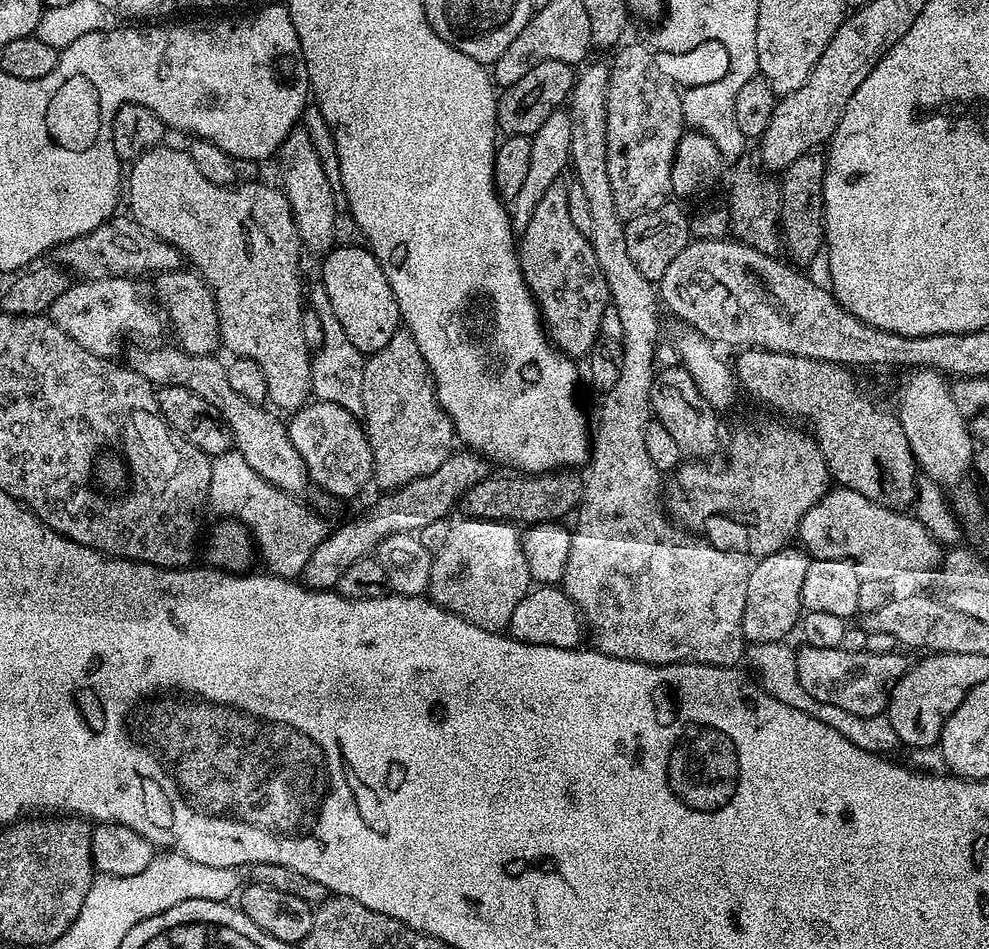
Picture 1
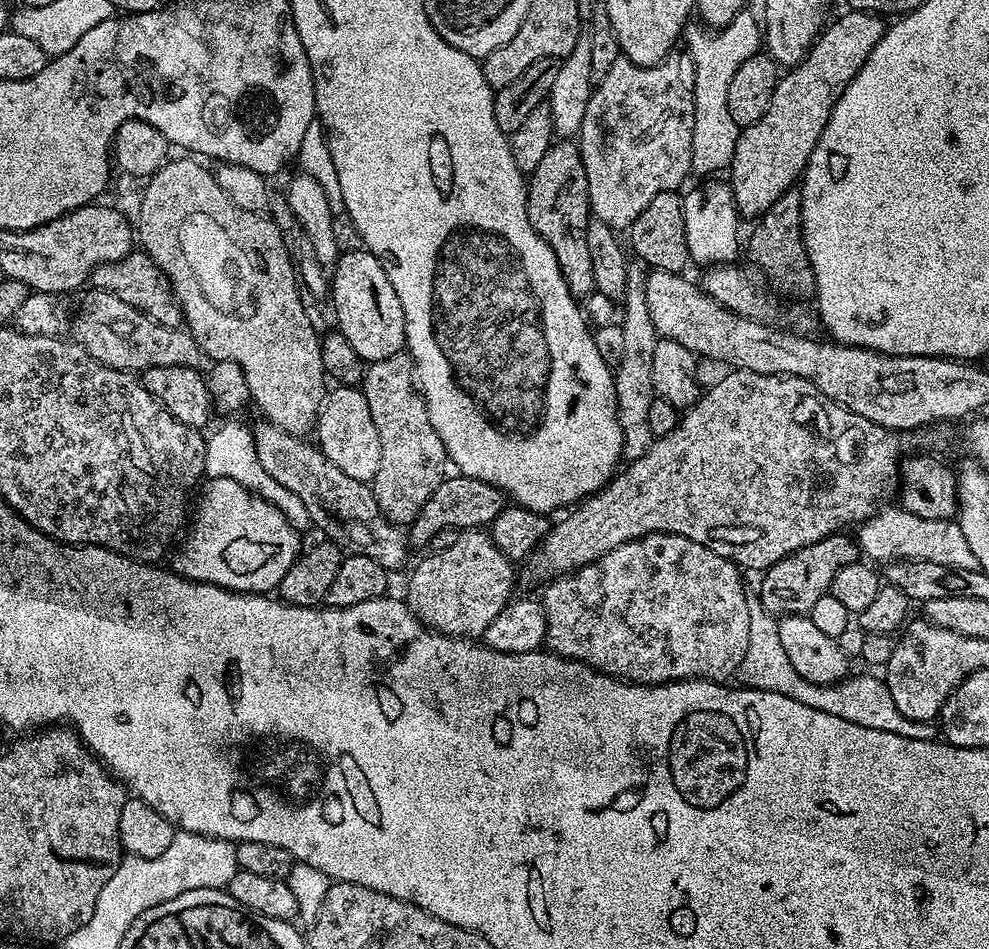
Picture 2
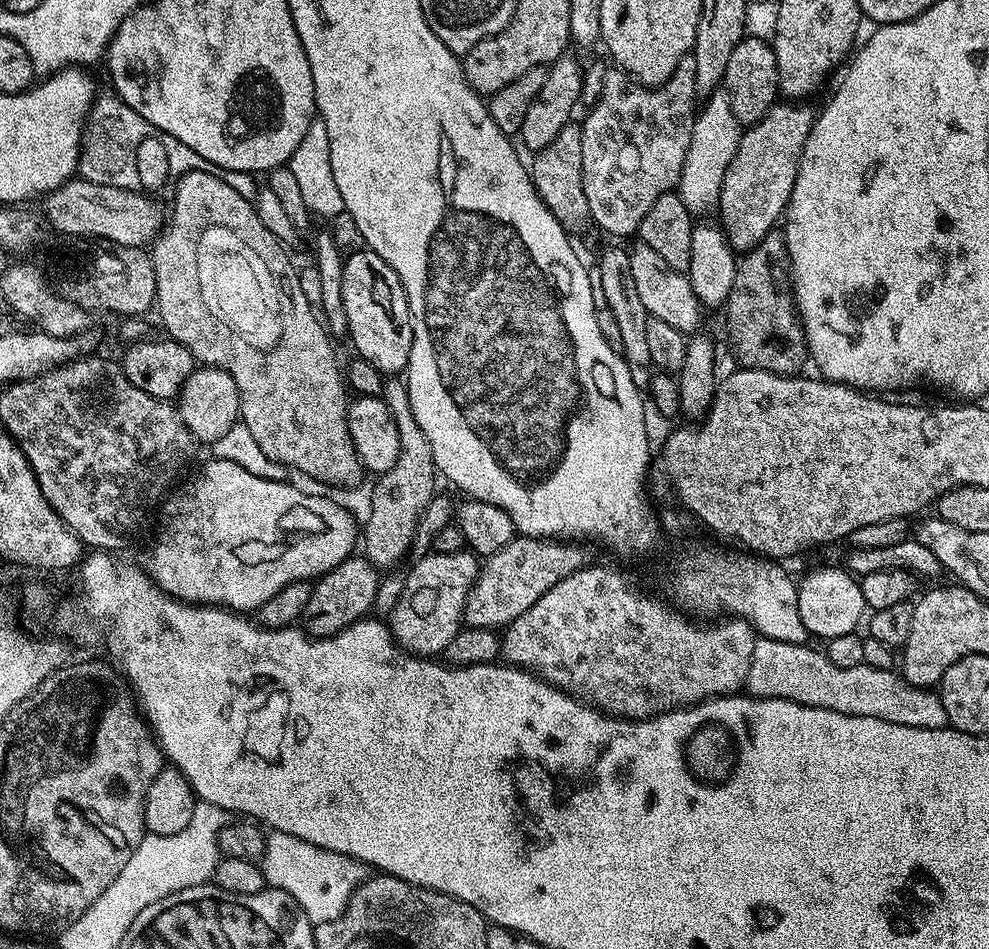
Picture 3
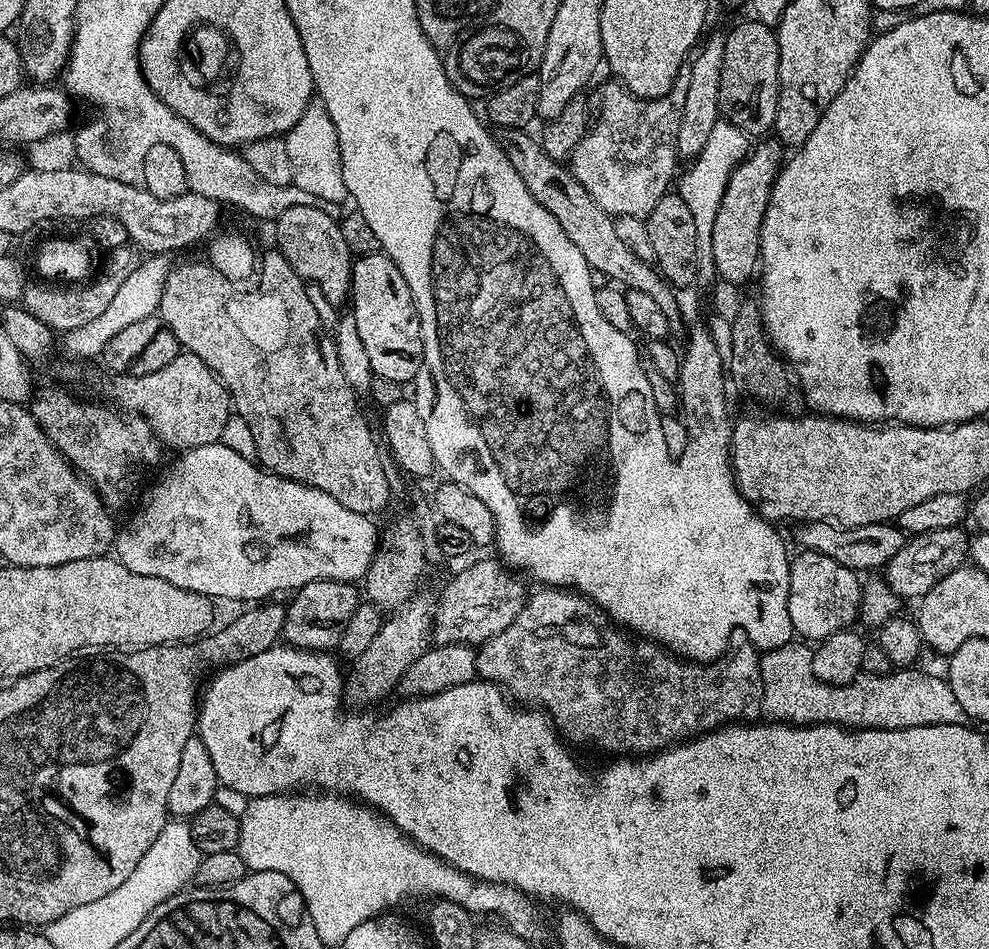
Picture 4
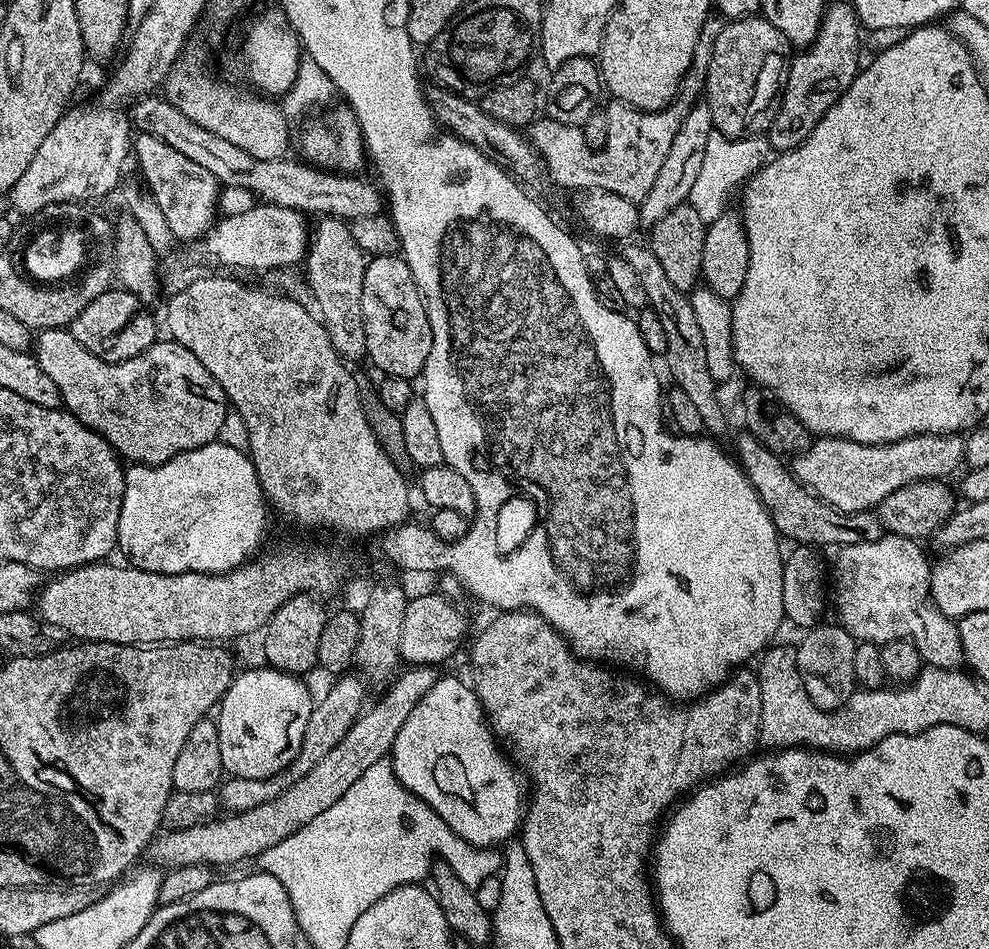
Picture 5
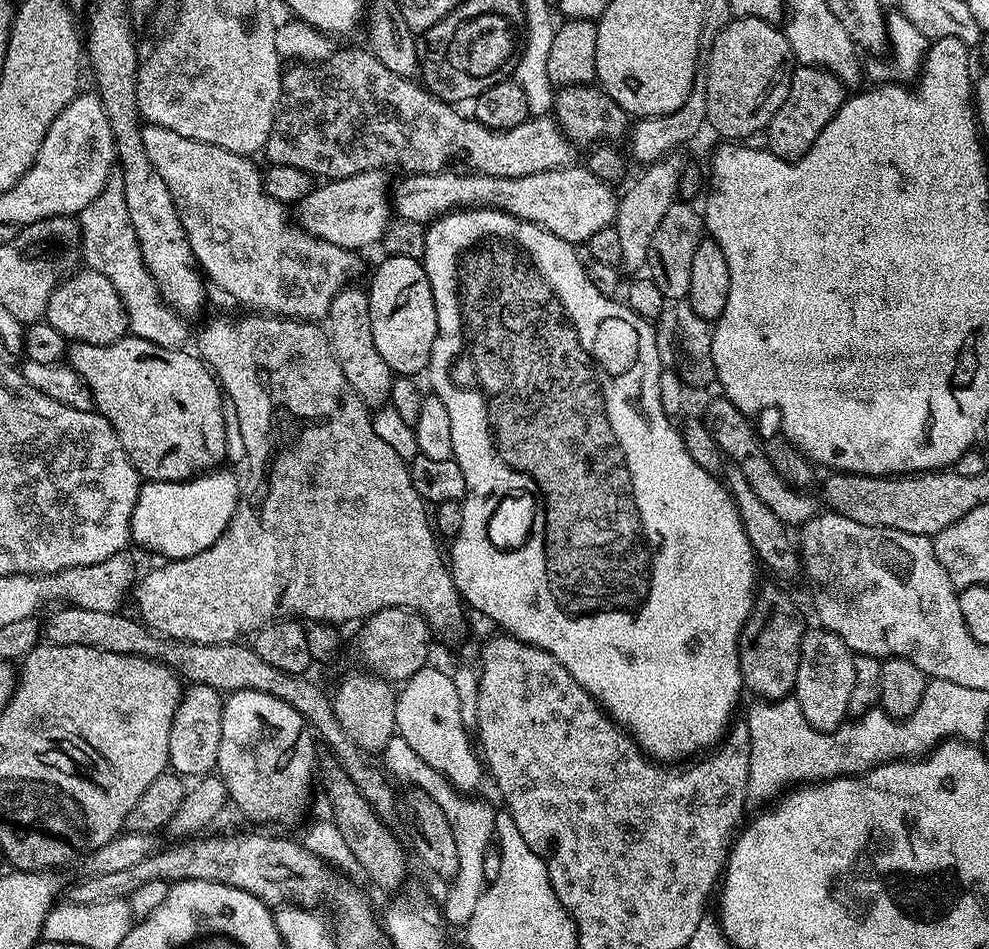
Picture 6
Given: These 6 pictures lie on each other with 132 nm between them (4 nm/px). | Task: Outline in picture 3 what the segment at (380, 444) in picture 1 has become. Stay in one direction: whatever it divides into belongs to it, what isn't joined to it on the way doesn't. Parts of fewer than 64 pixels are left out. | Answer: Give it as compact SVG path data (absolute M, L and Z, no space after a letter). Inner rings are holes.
M400 378L385 379L382 399L397 424L398 442L401 443L401 448L397 462L391 470L377 479L380 481L372 492L372 509L368 512L368 521L365 524L363 521L362 524L362 552L374 567L392 570L408 551L410 553L413 551L416 533L420 526L420 516L438 492L436 488L438 473L434 454L430 450L430 442L426 442L426 434L422 434L422 426L414 422L414 410L410 410L407 383Z

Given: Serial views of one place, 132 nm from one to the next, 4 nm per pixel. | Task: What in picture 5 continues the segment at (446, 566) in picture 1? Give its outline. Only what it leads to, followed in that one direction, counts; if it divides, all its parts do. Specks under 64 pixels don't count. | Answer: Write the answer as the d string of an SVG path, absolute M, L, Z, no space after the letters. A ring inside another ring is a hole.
M344 674L333 679L336 681L333 682L332 689L317 704L315 701L311 705L302 746L296 757L290 762L290 766L286 766L281 772L265 780L233 776L223 781L222 804L229 813L254 810L254 806L274 802L280 794L290 790L296 782L306 778L306 774L310 774L310 770L314 770L314 766L318 766L318 762L322 762L322 758L326 758L326 754L330 754L330 750L334 750L334 746L338 746L342 742L342 738L346 738L350 726L354 726L354 722L366 708L366 703L364 704L365 681L359 675L356 675L357 677L352 675Z

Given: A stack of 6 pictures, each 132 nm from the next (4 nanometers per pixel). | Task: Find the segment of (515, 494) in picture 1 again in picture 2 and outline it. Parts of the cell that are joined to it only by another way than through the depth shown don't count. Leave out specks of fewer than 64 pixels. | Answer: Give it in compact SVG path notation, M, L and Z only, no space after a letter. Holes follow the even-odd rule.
M459 474L449 475L430 494L426 506L422 506L420 513L413 518L406 535L408 543L413 549L428 548L430 538L438 534L438 530L455 528L457 530L484 530L498 518L498 514L506 506L506 497L502 490L482 482L478 478L470 478Z

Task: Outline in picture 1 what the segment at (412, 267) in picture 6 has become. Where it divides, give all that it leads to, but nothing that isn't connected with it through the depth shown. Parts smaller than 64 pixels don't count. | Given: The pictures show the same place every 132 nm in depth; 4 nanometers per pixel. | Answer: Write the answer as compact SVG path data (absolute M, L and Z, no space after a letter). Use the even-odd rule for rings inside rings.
M336 246L323 260L324 269L319 279L330 298L330 306L334 306L338 322L342 322L342 330L346 330L346 338L350 338L350 342L354 342L354 346L358 346L358 350L365 354L382 350L382 346L386 346L386 342L390 342L390 338L401 331L402 321L394 290L390 290L390 282L386 282L386 274L376 261L376 255L364 246Z

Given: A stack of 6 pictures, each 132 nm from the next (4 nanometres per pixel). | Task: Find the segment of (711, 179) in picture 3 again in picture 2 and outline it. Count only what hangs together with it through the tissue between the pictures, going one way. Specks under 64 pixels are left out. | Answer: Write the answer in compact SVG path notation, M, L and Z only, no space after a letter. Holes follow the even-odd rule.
M745 10L739 12L735 18L733 18L725 28L719 30L709 30L707 27L699 26L700 28L689 27L686 32L686 40L688 36L688 45L686 45L687 51L692 57L692 62L696 66L696 81L694 82L694 138L692 139L692 172L695 175L700 175L700 178L708 178L713 174L720 174L720 172L731 165L732 159L734 158L734 146L740 144L740 134L742 129L736 125L734 118L730 118L730 106L726 106L726 94L730 94L730 78L734 78L734 74L738 70L738 66L742 66L742 62L746 62L746 58L757 55L762 48L762 24L759 19L756 20L750 14L751 11Z

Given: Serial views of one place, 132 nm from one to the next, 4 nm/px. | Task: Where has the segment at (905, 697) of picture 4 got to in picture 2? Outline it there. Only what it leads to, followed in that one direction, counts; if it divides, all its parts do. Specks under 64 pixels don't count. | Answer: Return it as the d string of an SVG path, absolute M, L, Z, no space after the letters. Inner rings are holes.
M756 586L745 587L746 594L746 610L750 610L750 643L746 646L746 658L742 658L740 663L740 671L738 673L738 680L743 687L757 688L763 692L773 692L774 694L786 694L786 698L794 698L794 702L802 702L802 706L810 706L814 710L822 710L826 714L834 714L834 718L846 718L846 722L854 722L854 726L870 726L870 730L886 730L890 734L902 734L906 738L914 738L915 740L934 740L938 736L938 728L935 723L927 720L911 720L902 714L902 710L898 710L898 706L894 706L894 698L890 696L890 690L883 679L876 674L868 674L872 676L855 676L849 675L847 678L836 681L835 684L815 684L814 682L806 682L806 678L802 678L802 674L798 674L798 670L794 670L794 665L790 663L790 658L786 658L786 650L782 650L782 638L778 638L778 620L772 613L766 611L760 601L760 589Z

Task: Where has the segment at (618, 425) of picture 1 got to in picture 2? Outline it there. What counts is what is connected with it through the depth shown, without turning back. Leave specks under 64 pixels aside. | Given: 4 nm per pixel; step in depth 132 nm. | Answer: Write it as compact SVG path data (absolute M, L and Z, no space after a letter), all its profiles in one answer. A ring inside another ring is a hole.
M632 266L628 269L628 287L622 299L624 306L624 320L619 321L620 329L626 343L622 362L614 369L616 378L616 413L620 429L624 435L623 455L629 461L636 460L651 446L654 439L650 430L650 402L654 399L652 379L650 378L654 363L654 346L657 342L656 327L650 319L650 309L646 307L646 290L644 289L643 267ZM655 532L654 534L643 536L637 540L631 540L622 546L618 546L614 550L610 550L610 554L602 554L602 558L598 558L586 566L577 568L574 572L555 577L555 579L549 583L553 584L545 590L544 596L542 595L544 613L546 614L546 634L544 635L544 638L546 641L547 651L555 652L557 656L565 656L565 658L568 660L582 660L584 663L589 664L590 667L596 668L598 671L603 672L606 676L615 676L621 680L627 680L637 684L668 684L671 680L715 680L717 682L727 681L729 679L727 676L735 677L737 673L739 673L742 658L746 658L746 646L750 643L750 610L746 610L746 594L744 593L746 581L744 581L740 575L742 575L741 569L737 567L737 565L733 564L727 556L720 556L713 548L708 548L704 544L694 542L690 538L671 536L671 534L668 532Z

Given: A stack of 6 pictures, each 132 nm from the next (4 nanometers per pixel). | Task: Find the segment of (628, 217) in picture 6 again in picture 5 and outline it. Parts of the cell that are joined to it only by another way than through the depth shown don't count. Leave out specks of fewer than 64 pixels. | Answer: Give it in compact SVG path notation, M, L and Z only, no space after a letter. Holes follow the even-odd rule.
M698 102L692 107L690 114L686 114L682 126L678 126L678 134L674 138L674 146L670 146L670 154L666 154L666 162L662 162L662 170L658 170L658 178L654 178L654 186L650 186L650 194L646 194L646 198L639 201L640 222L645 229L652 229L658 221L666 218L666 214L670 214L670 210L674 210L674 206L687 201L690 189L693 188L694 181L698 179L698 169L702 166L702 158L706 154L706 138L710 138L712 131L714 131L712 115L708 105L704 102Z

